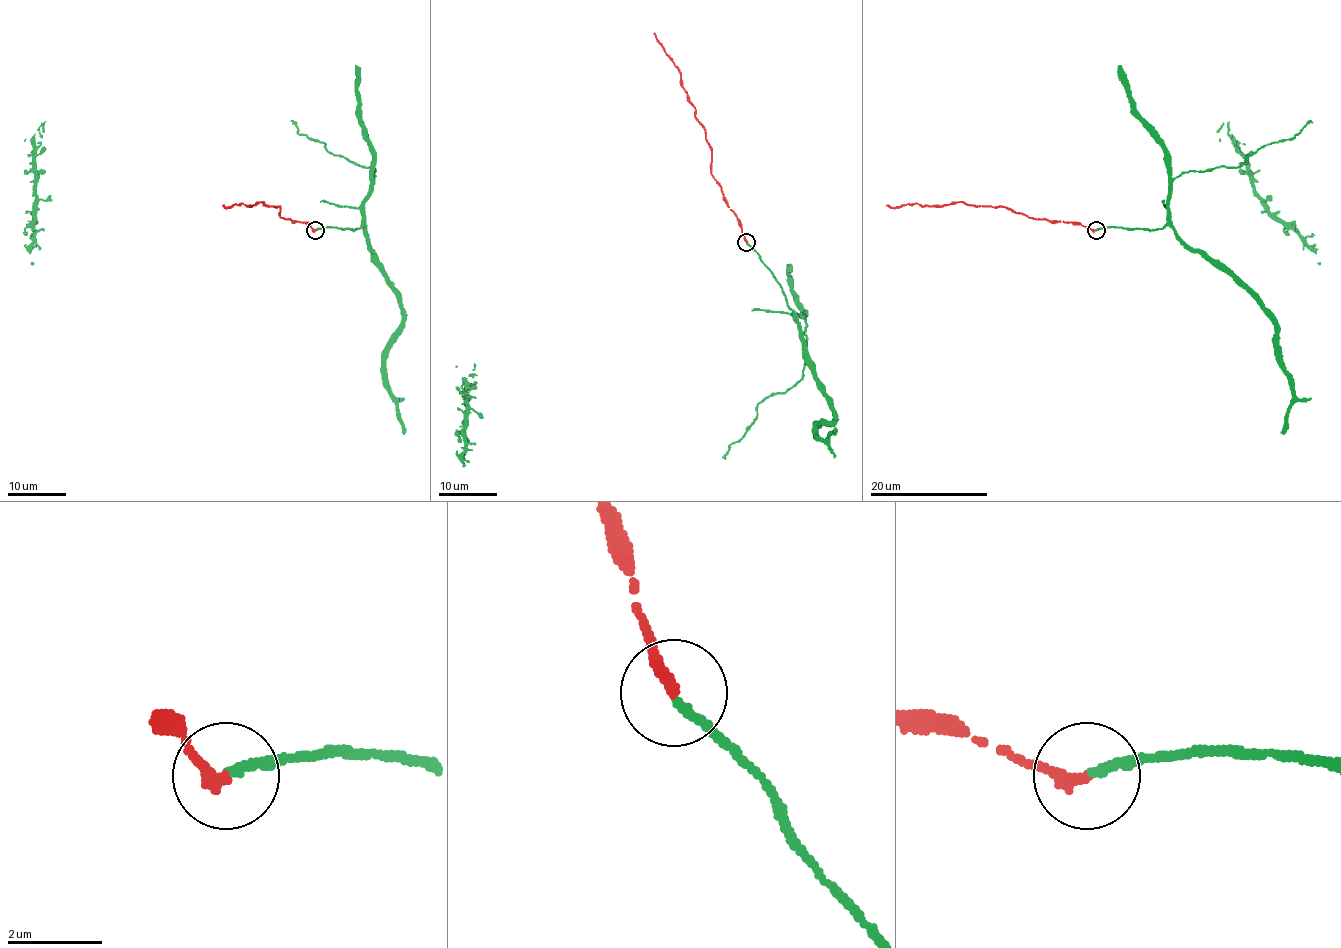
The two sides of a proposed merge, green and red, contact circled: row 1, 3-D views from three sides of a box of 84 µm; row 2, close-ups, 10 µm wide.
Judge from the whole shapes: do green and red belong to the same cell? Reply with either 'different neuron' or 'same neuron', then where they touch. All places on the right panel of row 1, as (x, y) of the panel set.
same neuron; place (1096, 230)

